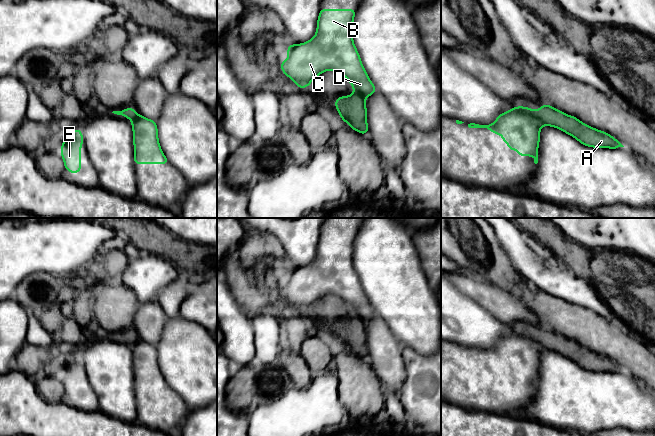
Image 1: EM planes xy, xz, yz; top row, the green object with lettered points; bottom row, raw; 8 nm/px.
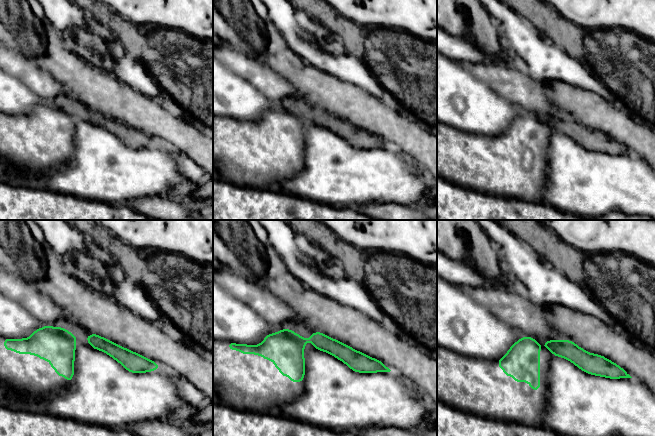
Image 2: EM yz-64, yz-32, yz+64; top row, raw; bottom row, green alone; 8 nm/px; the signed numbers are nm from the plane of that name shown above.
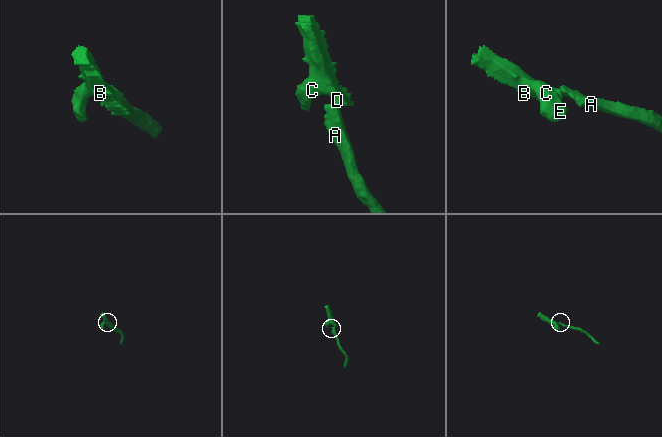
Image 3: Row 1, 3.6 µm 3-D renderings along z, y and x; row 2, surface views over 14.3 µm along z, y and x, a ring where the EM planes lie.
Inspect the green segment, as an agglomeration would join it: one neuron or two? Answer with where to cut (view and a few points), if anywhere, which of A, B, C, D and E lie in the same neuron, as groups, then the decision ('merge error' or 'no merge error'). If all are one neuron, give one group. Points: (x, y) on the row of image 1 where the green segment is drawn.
yz (538, 111), (544, 124) | A / B C D E | merge error

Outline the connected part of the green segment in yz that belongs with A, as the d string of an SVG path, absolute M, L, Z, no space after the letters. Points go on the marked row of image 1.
M544 104L540 107L539 114L544 125L560 129L573 136L585 146L611 149L624 147L607 132L590 127L582 123L576 117L569 116L548 104Z

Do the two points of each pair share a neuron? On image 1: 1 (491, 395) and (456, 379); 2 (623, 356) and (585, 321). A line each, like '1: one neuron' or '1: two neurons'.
1: one neuron
2: one neuron

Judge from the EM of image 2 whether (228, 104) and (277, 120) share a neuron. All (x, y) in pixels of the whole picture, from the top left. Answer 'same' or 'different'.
different

